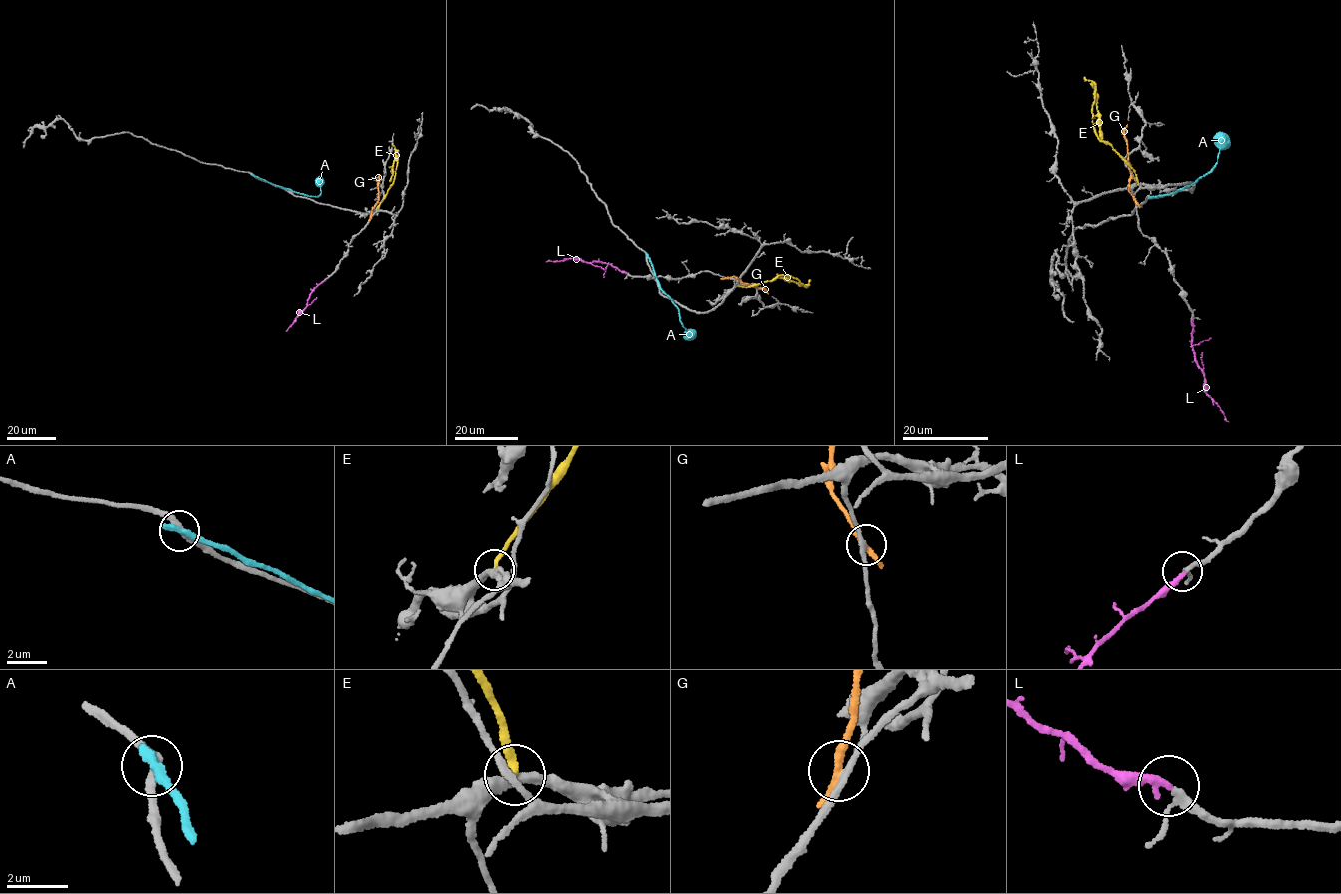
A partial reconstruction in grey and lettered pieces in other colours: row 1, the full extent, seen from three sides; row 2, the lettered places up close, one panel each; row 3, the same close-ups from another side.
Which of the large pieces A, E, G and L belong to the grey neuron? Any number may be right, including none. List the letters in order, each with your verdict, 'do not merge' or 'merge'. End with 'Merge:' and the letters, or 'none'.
A: do not merge
E: do not merge
G: do not merge
L: merge
Merge: L

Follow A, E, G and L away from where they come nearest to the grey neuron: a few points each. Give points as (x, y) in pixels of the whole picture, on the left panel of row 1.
A: (253, 175), (283, 188), (318, 197), (318, 177)
E: (377, 209), (392, 185), (397, 165), (395, 160), (389, 181)
G: (370, 217), (378, 199), (381, 175)
L: (324, 279), (314, 288), (307, 305), (286, 331)

